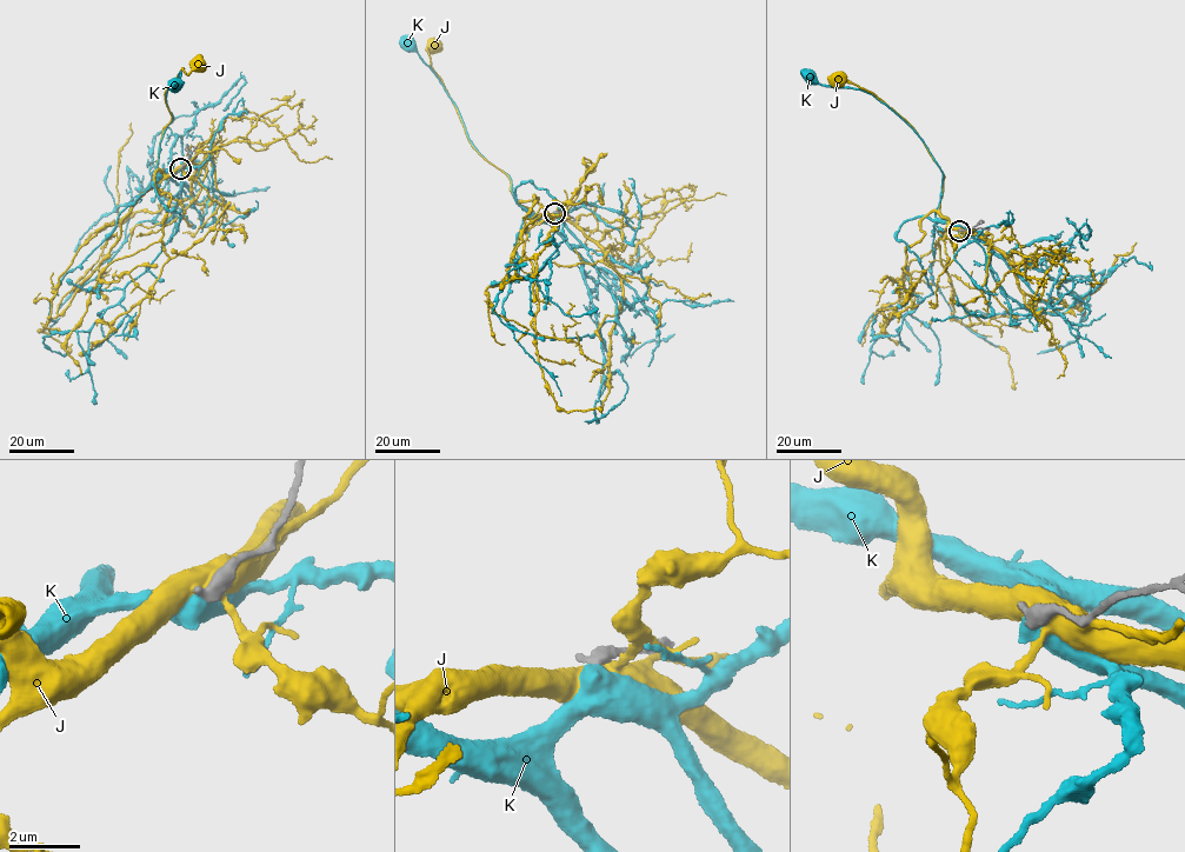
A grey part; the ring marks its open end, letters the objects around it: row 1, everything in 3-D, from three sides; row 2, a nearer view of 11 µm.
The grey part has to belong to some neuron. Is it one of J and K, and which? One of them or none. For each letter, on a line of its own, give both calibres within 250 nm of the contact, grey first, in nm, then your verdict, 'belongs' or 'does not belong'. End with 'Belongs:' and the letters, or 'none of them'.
J: calibres 460 and 550 nm; does not belong
K: calibres 400 and 650 nm; belongs
Belongs: K

